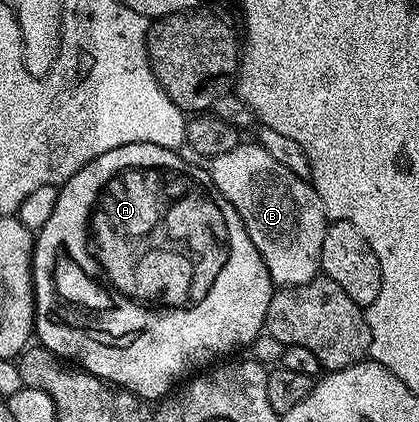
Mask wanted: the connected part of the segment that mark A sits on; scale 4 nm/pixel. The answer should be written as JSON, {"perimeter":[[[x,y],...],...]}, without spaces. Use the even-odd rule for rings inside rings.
{"perimeter":[[[139,142],[123,144],[122,147],[113,148],[91,160],[58,189],[51,217],[47,219],[47,224],[43,224],[41,230],[36,231],[33,244],[33,328],[36,341],[57,358],[86,370],[97,378],[102,378],[104,382],[129,390],[142,400],[164,399],[174,387],[196,375],[202,368],[229,356],[224,354],[229,354],[232,350],[244,351],[249,348],[265,330],[267,304],[271,304],[275,293],[269,270],[263,264],[255,244],[251,244],[251,236],[247,236],[247,228],[239,212],[235,212],[235,208],[223,196],[223,192],[215,188],[204,165],[192,166],[187,159],[180,158],[177,153],[176,149],[168,150],[155,144]]]}

